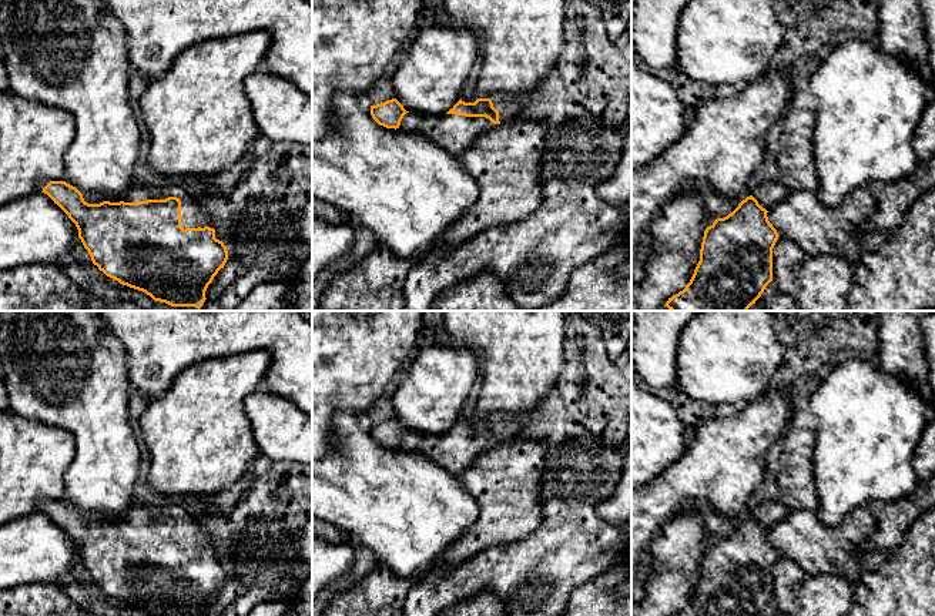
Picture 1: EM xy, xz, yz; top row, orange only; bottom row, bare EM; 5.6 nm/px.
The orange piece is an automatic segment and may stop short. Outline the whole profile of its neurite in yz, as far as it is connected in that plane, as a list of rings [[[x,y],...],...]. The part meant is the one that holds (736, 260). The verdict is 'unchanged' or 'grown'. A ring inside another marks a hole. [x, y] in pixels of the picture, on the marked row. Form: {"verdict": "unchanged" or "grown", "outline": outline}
{"verdict": "grown", "outline": [[[764,181],[731,214],[707,227],[690,282],[664,307],[670,311],[747,311],[755,304],[773,281],[773,248],[780,237],[767,212],[791,191],[780,181]]]}

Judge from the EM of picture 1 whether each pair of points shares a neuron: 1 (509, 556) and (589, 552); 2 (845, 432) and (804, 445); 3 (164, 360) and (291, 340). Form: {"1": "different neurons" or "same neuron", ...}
{"1": "same neuron", "2": "different neurons", "3": "same neuron"}

